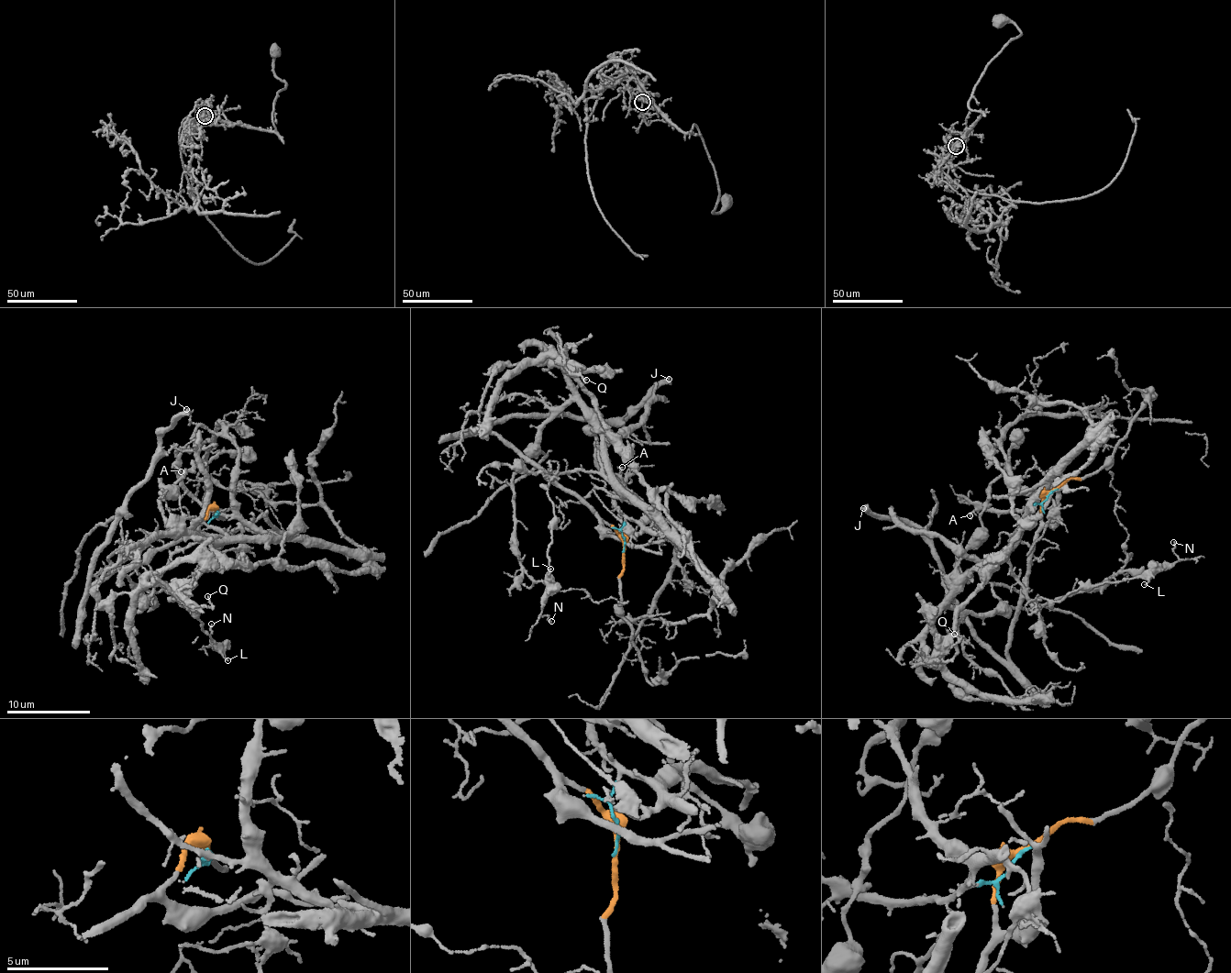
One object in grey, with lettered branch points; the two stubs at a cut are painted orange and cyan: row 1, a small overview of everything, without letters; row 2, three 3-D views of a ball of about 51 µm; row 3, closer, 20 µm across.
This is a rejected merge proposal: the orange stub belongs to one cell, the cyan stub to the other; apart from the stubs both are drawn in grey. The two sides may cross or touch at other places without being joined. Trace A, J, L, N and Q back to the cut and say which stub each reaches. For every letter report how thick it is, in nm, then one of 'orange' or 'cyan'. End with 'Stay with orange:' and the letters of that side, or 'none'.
A: 110 nm | cyan
J: 550 nm | orange
L: 120 nm | orange
N: 120 nm | orange
Q: 130 nm | cyan
Stay with orange: J, L, N

